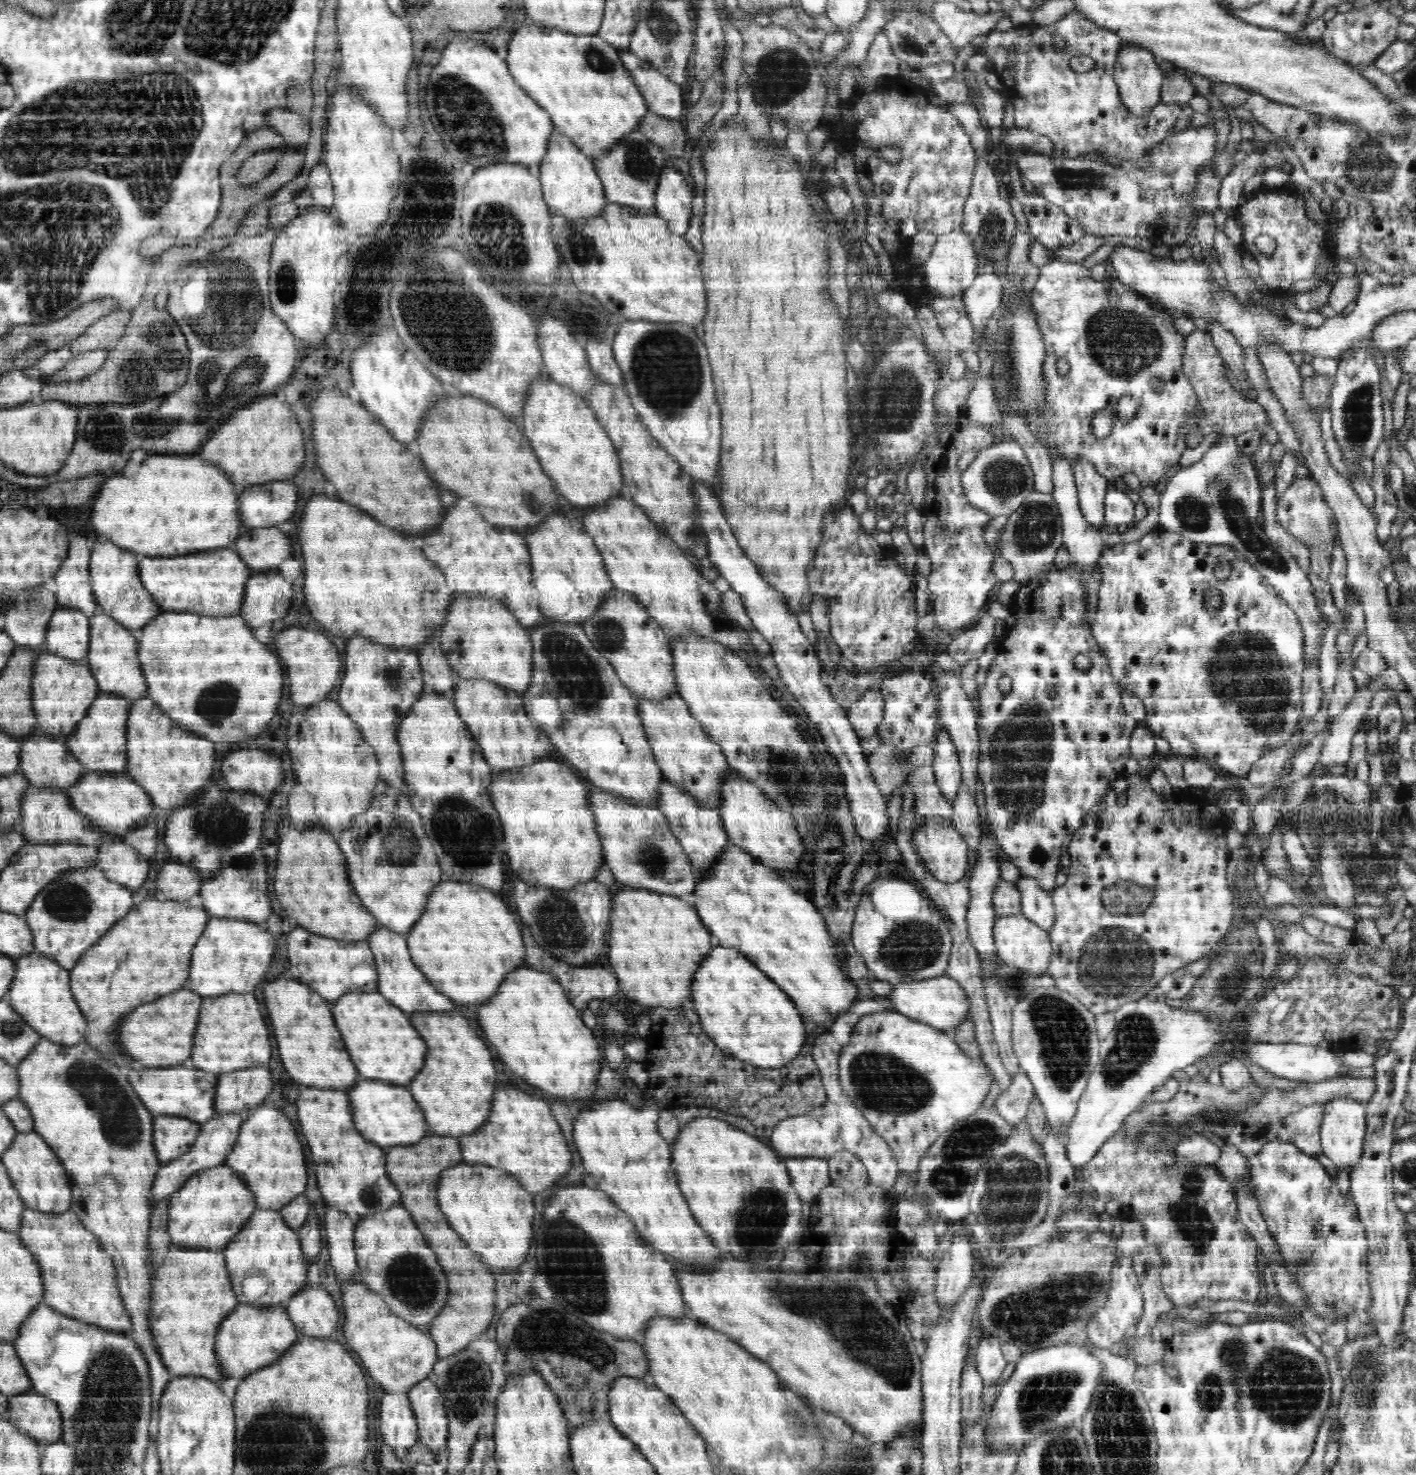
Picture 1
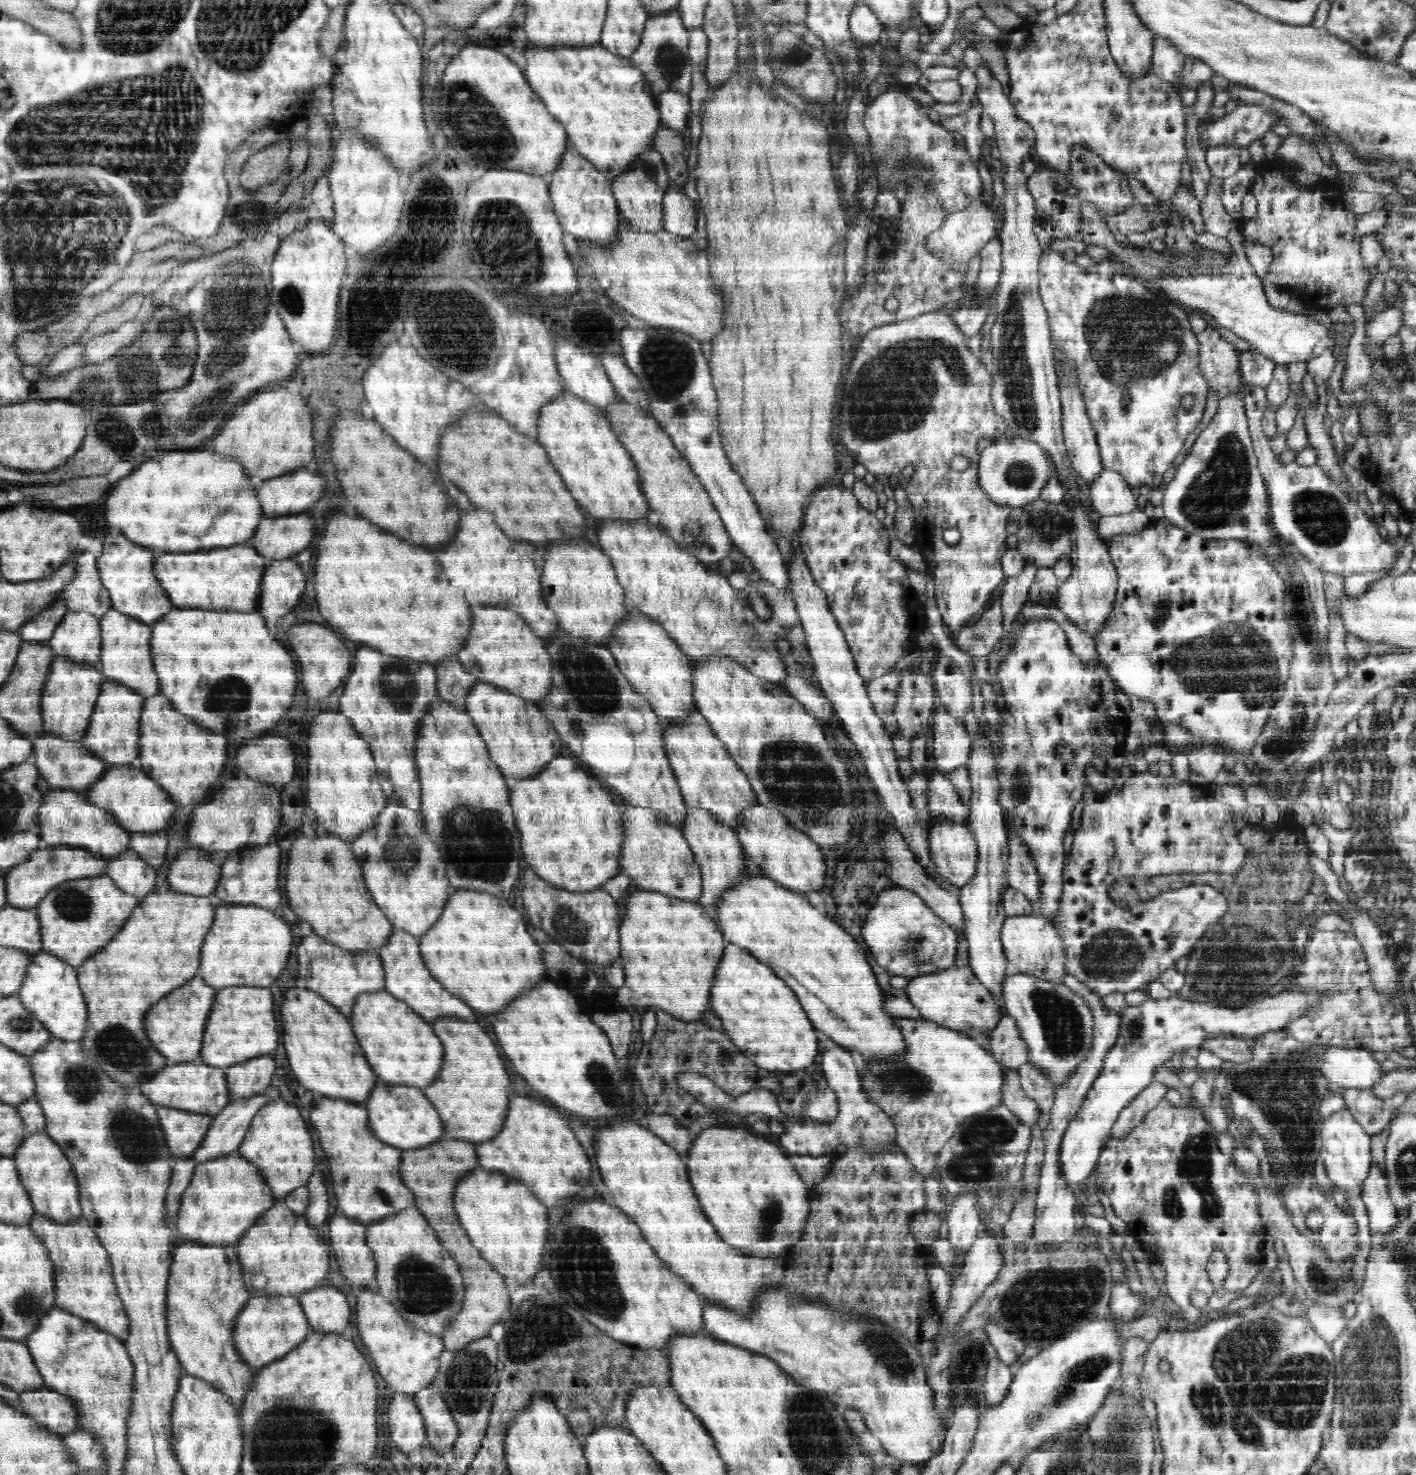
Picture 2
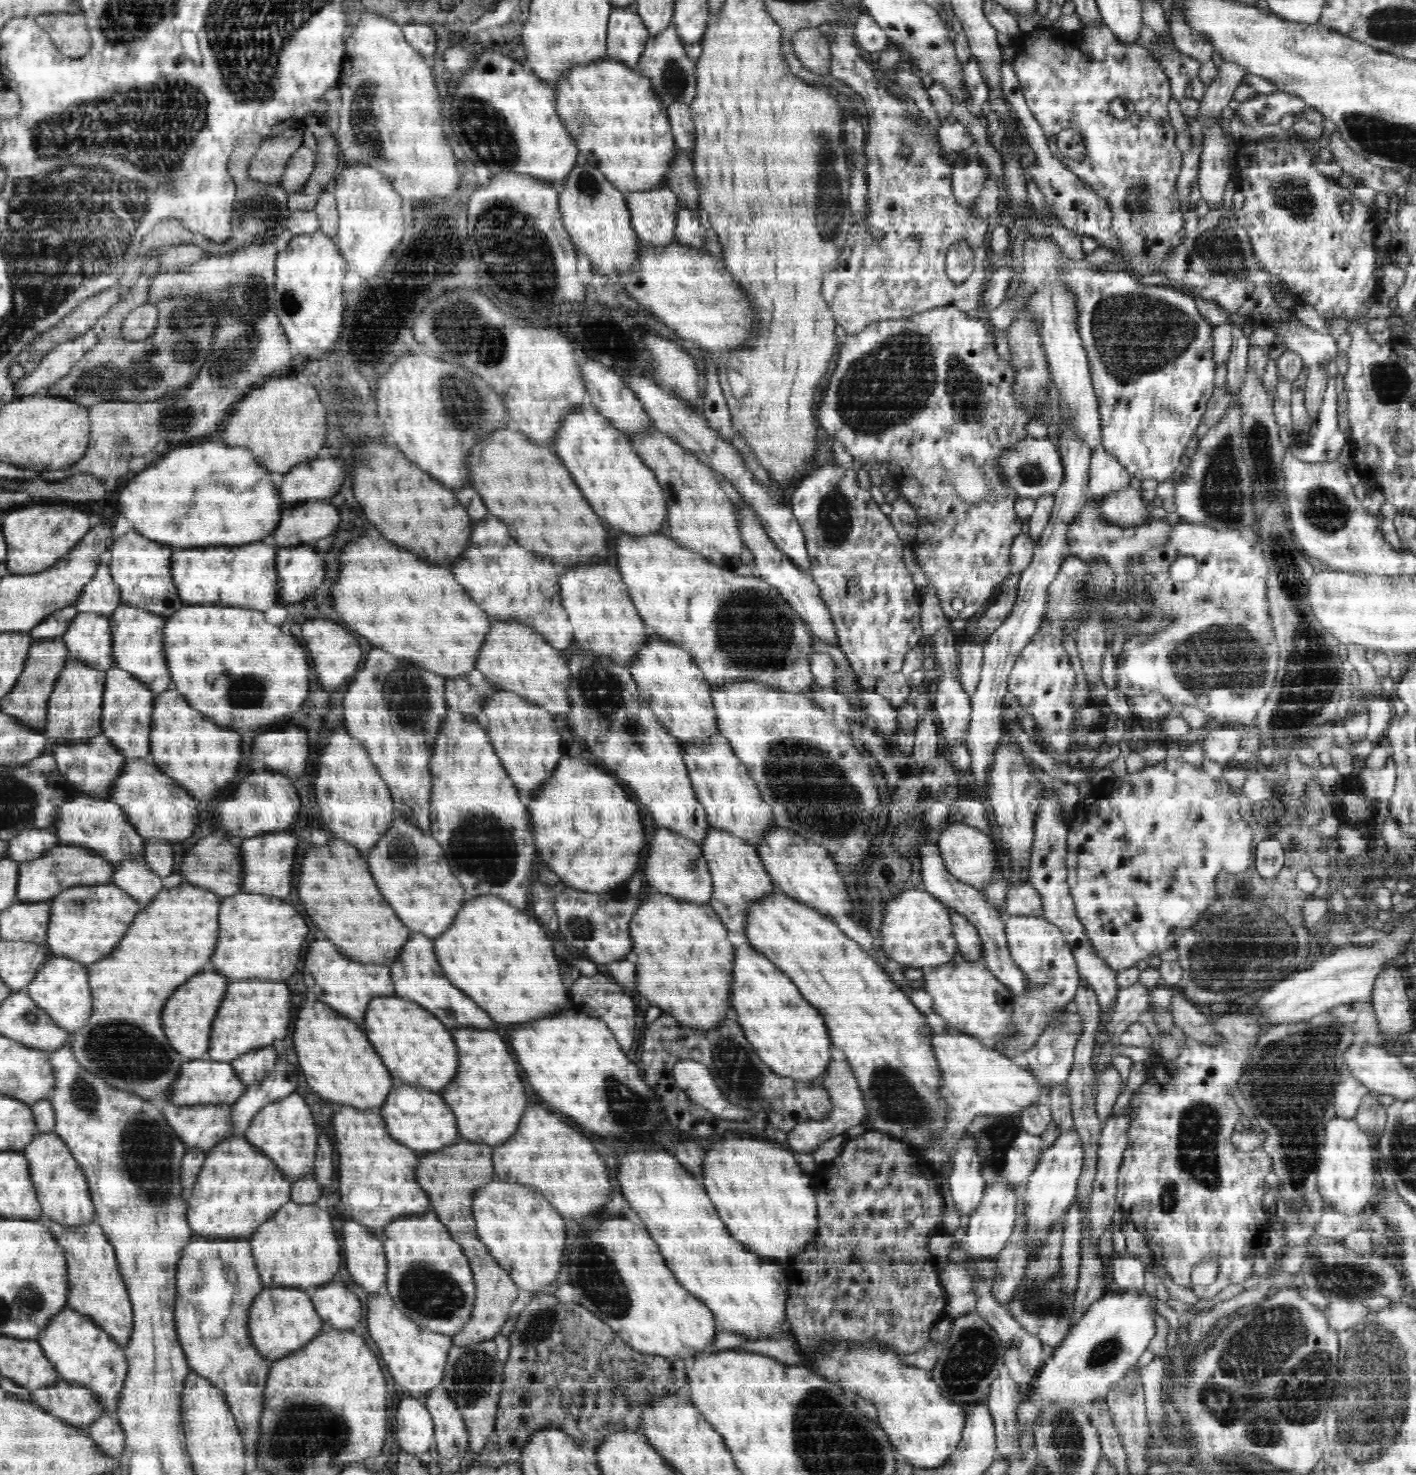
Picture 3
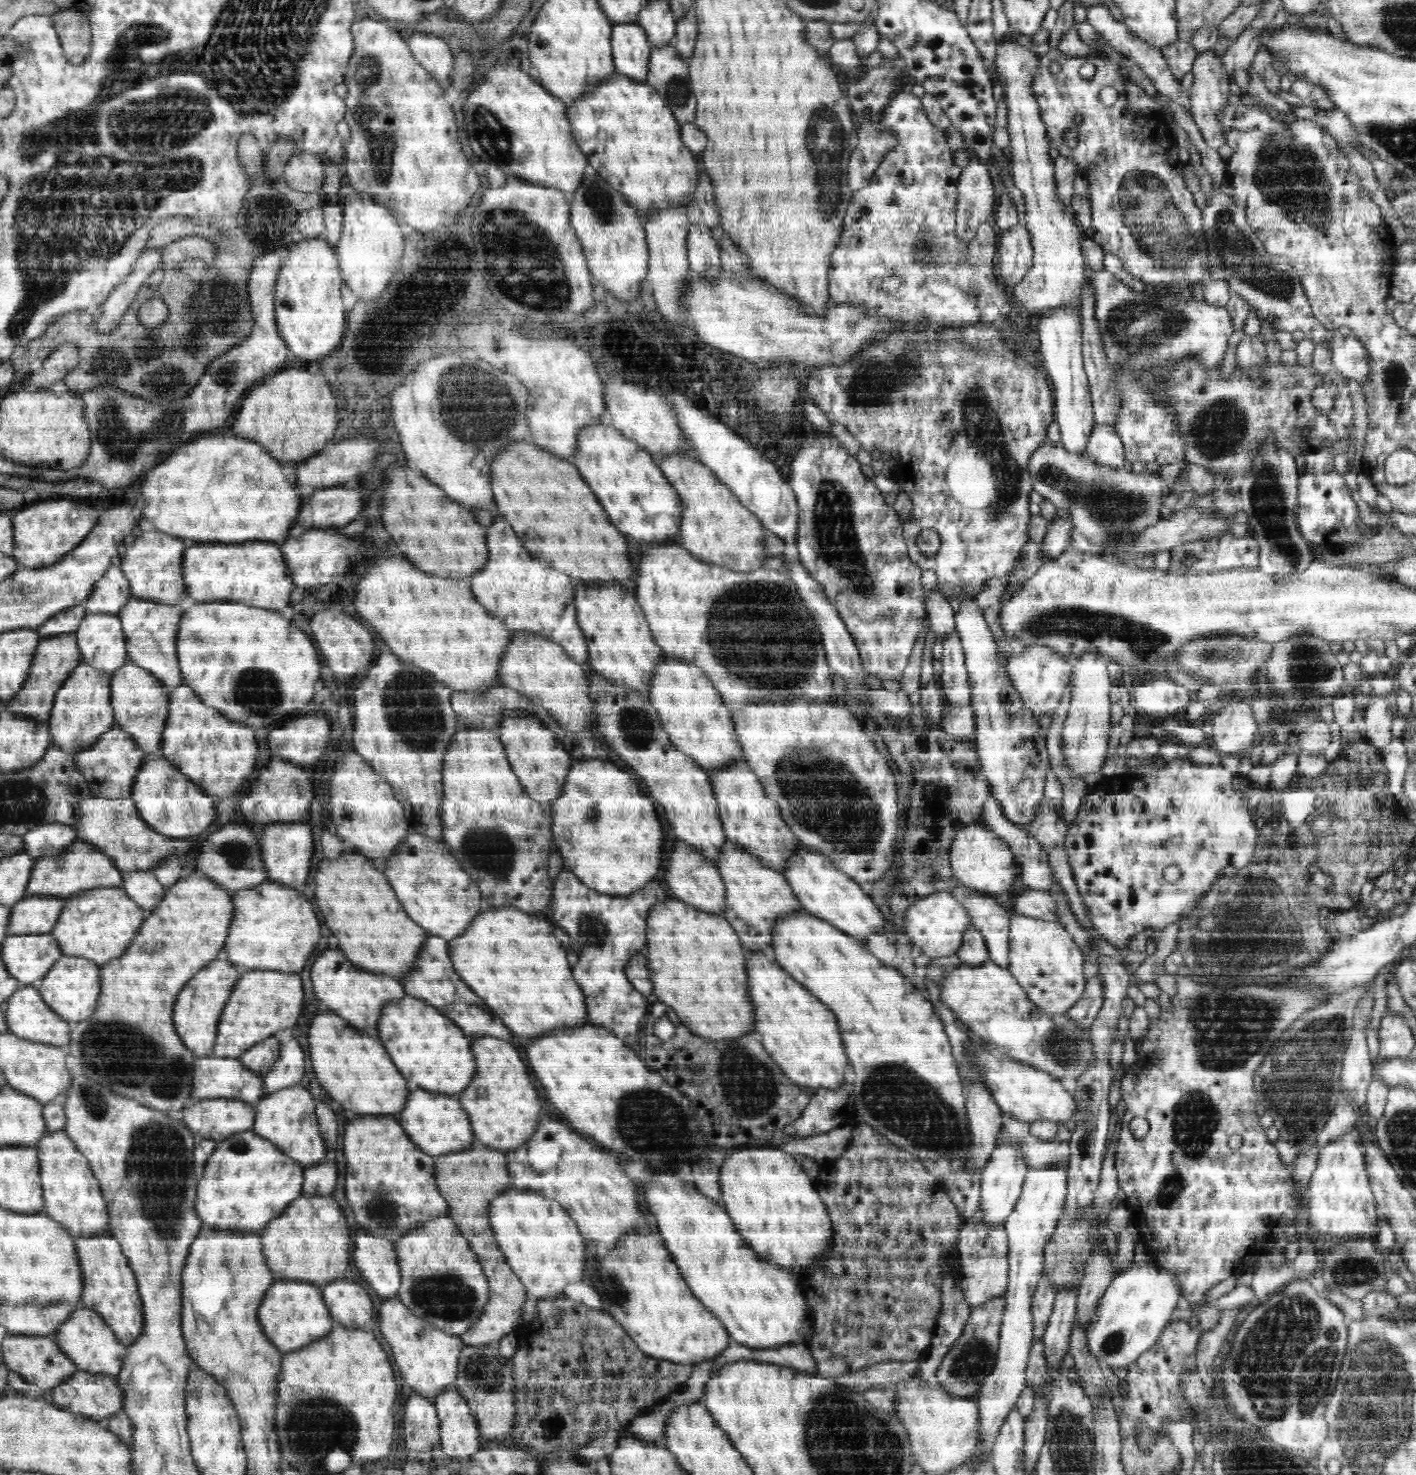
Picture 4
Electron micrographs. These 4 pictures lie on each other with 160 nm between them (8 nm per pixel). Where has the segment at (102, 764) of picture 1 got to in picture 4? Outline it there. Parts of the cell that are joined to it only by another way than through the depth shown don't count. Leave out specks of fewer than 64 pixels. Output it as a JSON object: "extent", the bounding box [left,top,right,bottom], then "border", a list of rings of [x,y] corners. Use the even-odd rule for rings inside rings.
{"extent":[110,661,170,755],"border":[[[132,661],[124,663],[111,674],[110,681],[111,706],[114,710],[114,721],[133,736],[134,742],[145,750],[146,754],[160,755],[162,752],[162,731],[169,719],[170,689],[164,682],[158,681],[152,672],[140,668]]]}

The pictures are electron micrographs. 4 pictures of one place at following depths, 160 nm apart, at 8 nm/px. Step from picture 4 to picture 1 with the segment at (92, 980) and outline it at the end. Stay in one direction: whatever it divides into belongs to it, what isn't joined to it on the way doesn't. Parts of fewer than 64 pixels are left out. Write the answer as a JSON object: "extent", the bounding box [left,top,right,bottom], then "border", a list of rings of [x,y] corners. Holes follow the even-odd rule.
{"extent":[5,952,86,1046],"border":[[[36,952],[18,957],[16,962],[14,980],[5,996],[13,1005],[13,1009],[38,1034],[56,1044],[72,1046],[86,1043],[86,1020],[68,984],[70,971]]]}

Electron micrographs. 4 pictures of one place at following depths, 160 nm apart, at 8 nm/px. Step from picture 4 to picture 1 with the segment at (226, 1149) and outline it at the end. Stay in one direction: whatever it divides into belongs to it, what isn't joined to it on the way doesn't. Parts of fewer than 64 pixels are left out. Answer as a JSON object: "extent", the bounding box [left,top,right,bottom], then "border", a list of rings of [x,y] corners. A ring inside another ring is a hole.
{"extent":[168,1165,256,1249],"border":[[[219,1165],[196,1172],[177,1192],[170,1195],[168,1207],[168,1235],[176,1246],[190,1249],[223,1249],[242,1231],[256,1210],[256,1199],[246,1182],[230,1166]]]}

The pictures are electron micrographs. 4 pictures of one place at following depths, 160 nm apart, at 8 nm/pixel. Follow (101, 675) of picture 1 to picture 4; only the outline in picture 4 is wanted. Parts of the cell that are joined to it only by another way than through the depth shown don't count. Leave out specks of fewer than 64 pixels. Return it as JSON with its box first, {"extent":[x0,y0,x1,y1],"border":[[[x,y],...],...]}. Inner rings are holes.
{"extent":[116,599,188,689],"border":[[[131,599],[116,614],[121,620],[122,630],[126,639],[128,660],[152,672],[158,681],[164,682],[166,689],[174,689],[184,684],[180,664],[177,657],[178,623],[188,606],[162,604],[160,601]]]}

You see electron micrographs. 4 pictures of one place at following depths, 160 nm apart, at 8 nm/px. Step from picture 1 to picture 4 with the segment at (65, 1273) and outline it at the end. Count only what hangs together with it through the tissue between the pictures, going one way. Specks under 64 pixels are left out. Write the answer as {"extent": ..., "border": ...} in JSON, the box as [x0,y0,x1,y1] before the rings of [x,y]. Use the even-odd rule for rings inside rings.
{"extent":[76,1233,145,1345],"border":[[[105,1233],[90,1238],[77,1238],[76,1245],[84,1280],[80,1306],[94,1309],[113,1329],[122,1344],[131,1345],[144,1330],[145,1317],[137,1280],[122,1252],[121,1244]]]}

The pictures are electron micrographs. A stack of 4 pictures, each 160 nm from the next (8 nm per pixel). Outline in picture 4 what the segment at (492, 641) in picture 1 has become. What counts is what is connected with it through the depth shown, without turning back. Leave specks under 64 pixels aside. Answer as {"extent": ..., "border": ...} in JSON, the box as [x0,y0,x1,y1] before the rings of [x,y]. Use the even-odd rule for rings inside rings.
{"extent":[501,631,596,732],"border":[[[513,631],[504,659],[501,660],[501,685],[527,696],[570,732],[594,729],[596,713],[590,698],[589,680],[581,667],[555,642],[528,631]]]}

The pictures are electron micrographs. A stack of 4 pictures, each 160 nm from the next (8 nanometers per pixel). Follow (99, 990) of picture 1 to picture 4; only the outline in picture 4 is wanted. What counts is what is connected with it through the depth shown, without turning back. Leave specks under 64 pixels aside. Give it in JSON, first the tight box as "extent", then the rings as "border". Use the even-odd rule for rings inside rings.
{"extent":[66,874,233,1114],"border":[[[192,874],[168,887],[162,902],[146,918],[146,924],[139,928],[124,954],[110,964],[100,966],[102,986],[96,1010],[89,1019],[73,1024],[67,1046],[66,1067],[71,1078],[88,1077],[103,1088],[168,1114],[179,1113],[192,1103],[194,1056],[174,1032],[174,1000],[194,972],[202,970],[210,960],[222,956],[233,914],[232,892],[208,876]]]}

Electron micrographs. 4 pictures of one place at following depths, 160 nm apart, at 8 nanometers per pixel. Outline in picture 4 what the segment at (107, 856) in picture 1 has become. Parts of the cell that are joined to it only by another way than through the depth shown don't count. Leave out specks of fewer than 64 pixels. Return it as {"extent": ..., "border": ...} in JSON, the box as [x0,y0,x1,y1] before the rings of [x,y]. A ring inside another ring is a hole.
{"extent":[121,871,166,910],"border":[[[149,871],[122,872],[121,887],[138,906],[152,910],[166,894],[166,887],[158,882],[156,875]]]}

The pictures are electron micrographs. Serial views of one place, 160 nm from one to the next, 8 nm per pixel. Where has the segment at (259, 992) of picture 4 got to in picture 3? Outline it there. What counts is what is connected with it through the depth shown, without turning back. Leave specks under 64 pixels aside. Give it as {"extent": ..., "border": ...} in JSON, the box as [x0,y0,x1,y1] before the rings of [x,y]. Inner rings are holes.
{"extent":[208,978,290,1062],"border":[[[258,978],[231,981],[212,1026],[208,1056],[214,1061],[231,1062],[250,1052],[248,1048],[262,1048],[274,1040],[282,1040],[288,1034],[290,1018],[290,990],[284,982]]]}

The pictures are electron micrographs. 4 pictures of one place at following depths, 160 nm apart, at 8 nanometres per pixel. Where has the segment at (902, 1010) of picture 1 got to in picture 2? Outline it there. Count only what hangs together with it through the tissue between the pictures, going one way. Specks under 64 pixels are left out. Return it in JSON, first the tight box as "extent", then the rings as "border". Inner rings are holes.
{"extent":[904,966,1002,1037],"border":[[[952,966],[942,971],[909,979],[904,987],[907,998],[918,1008],[925,1021],[935,1022],[944,1028],[954,1029],[969,1037],[994,1030],[999,1023],[1002,1005],[997,1004],[992,992],[977,979],[970,966]]]}

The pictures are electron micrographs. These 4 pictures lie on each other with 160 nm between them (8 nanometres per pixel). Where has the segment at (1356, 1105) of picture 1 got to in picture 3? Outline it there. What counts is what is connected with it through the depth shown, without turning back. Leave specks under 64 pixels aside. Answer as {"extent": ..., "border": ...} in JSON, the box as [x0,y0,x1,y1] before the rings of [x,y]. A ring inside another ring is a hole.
{"extent":[1316,1118,1378,1214],"border":[[[1333,1118],[1325,1128],[1325,1140],[1319,1150],[1319,1166],[1316,1172],[1317,1188],[1324,1203],[1331,1203],[1335,1210],[1344,1212],[1344,1214],[1359,1214],[1368,1206],[1370,1198],[1376,1196],[1378,1183],[1376,1147],[1371,1143],[1363,1130],[1360,1130],[1355,1119]]]}

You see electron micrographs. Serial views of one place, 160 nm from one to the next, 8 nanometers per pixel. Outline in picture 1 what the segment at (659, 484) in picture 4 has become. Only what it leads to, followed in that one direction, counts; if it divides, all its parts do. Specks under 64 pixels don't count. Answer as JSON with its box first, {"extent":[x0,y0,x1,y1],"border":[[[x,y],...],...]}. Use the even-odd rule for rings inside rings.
{"extent":[518,375,624,508],"border":[[[547,375],[529,389],[530,400],[525,400],[526,412],[521,412],[518,424],[546,476],[555,482],[558,493],[566,497],[569,506],[593,508],[622,497],[624,476],[617,449],[584,396]]]}

